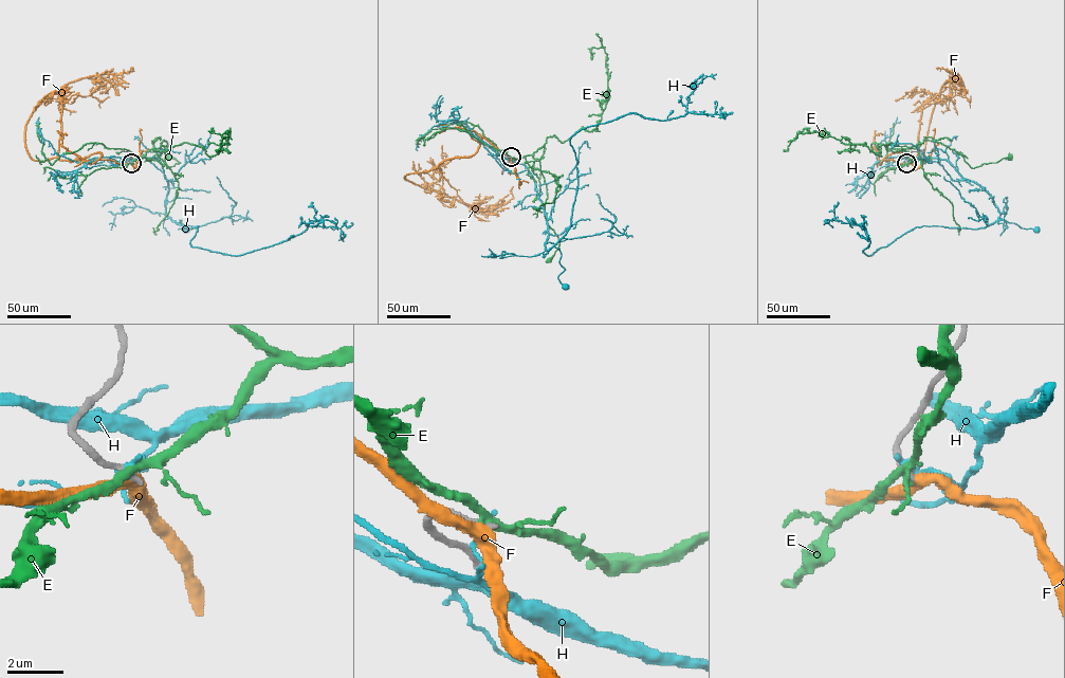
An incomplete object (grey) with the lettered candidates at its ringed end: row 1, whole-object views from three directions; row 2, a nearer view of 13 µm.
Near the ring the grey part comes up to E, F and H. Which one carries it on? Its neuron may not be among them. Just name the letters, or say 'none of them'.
none of them

